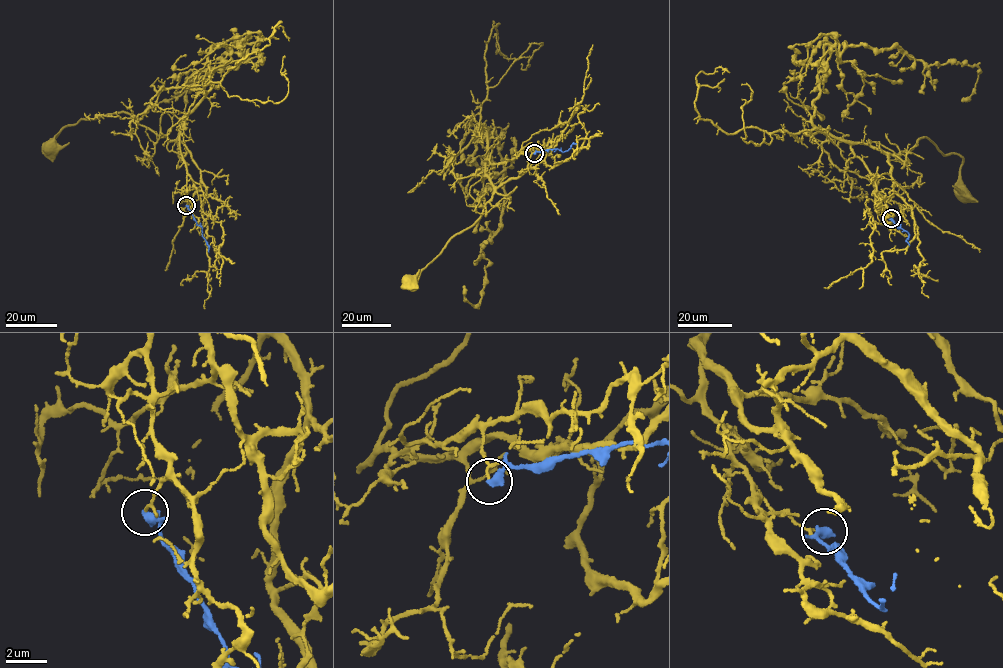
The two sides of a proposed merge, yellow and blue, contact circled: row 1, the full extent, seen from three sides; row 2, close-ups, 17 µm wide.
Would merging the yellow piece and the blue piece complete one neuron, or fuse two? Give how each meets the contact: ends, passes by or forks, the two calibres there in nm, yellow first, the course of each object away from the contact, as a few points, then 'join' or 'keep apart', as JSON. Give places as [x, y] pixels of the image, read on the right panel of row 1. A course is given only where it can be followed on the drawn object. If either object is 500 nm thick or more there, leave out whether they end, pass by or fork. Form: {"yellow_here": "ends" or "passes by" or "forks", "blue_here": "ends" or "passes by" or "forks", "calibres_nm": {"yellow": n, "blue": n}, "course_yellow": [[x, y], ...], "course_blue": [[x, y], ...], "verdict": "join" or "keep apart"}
{"yellow_here": "ends", "blue_here": "ends", "calibres_nm": {"yellow": 110, "blue": 440}, "course_yellow": [[891, 218], [875, 201], [873, 176], [853, 144], [896, 155], [928, 138], [945, 155], [961, 155], [964, 192]], "course_blue": [[891, 218], [897, 227], [908, 233], [909, 245]], "verdict": "keep apart"}

